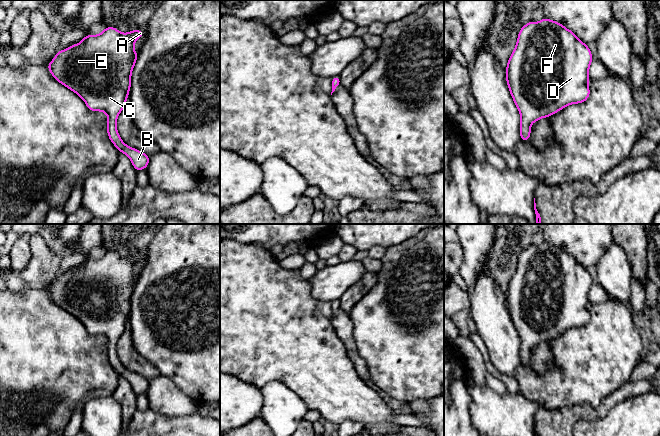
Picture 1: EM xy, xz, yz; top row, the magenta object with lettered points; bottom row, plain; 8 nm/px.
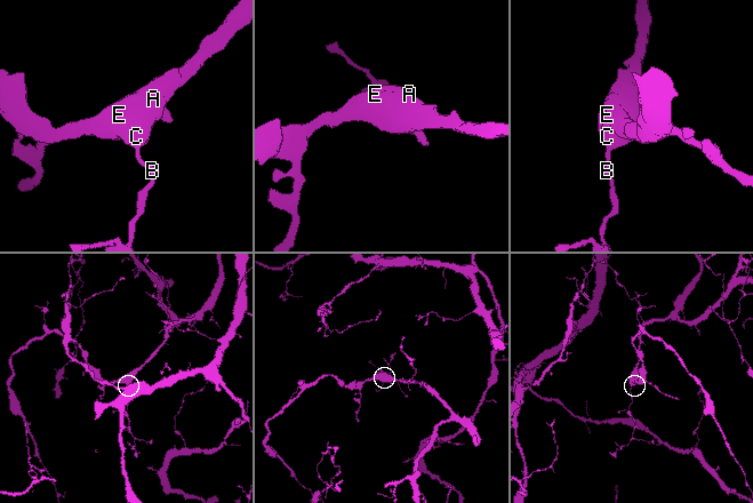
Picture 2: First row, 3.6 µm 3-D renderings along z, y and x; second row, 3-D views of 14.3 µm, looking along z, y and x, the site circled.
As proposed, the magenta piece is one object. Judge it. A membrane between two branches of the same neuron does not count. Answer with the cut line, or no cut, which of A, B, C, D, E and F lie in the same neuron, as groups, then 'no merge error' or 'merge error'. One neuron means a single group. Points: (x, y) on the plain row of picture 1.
no cut | A B C D E F | no merge error

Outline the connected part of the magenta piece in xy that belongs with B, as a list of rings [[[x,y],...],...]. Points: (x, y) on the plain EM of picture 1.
[[[106,251],[99,259],[88,258],[79,268],[58,275],[55,282],[46,289],[58,306],[84,324],[89,334],[103,335],[107,338],[109,363],[121,377],[130,382],[136,395],[146,393],[150,381],[124,368],[118,358],[116,344],[126,328],[131,310],[131,297],[138,281],[138,277],[134,275],[134,267],[143,259],[142,254],[123,258],[114,251]]]

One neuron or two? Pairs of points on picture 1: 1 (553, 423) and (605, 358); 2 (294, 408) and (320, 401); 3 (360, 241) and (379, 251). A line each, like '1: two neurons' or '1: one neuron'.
1: two neurons
2: two neurons
3: two neurons

